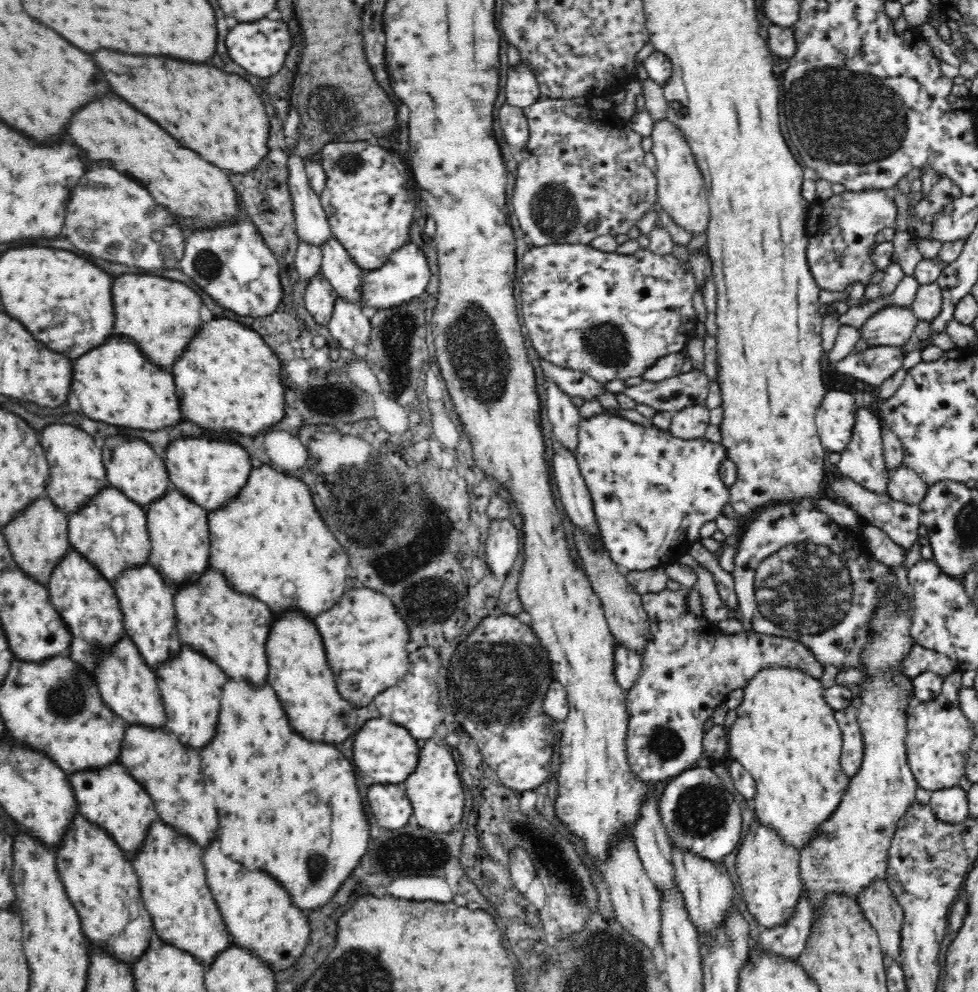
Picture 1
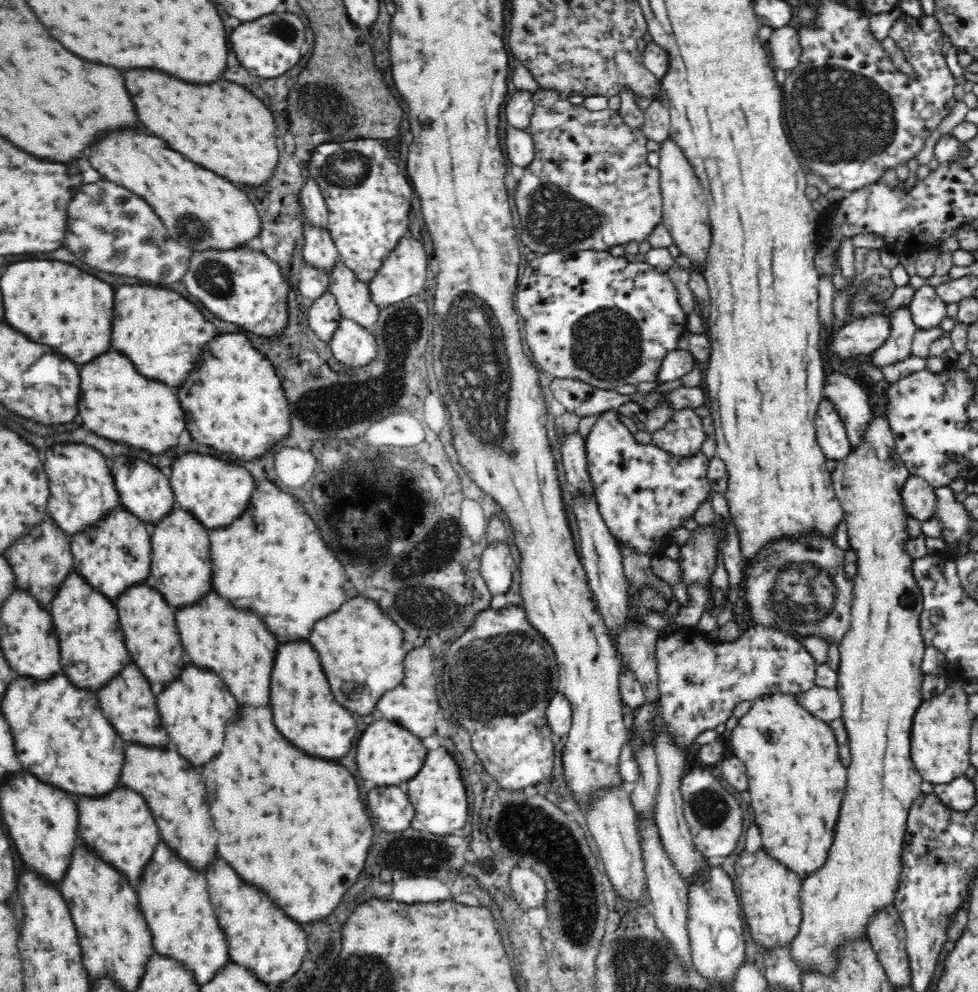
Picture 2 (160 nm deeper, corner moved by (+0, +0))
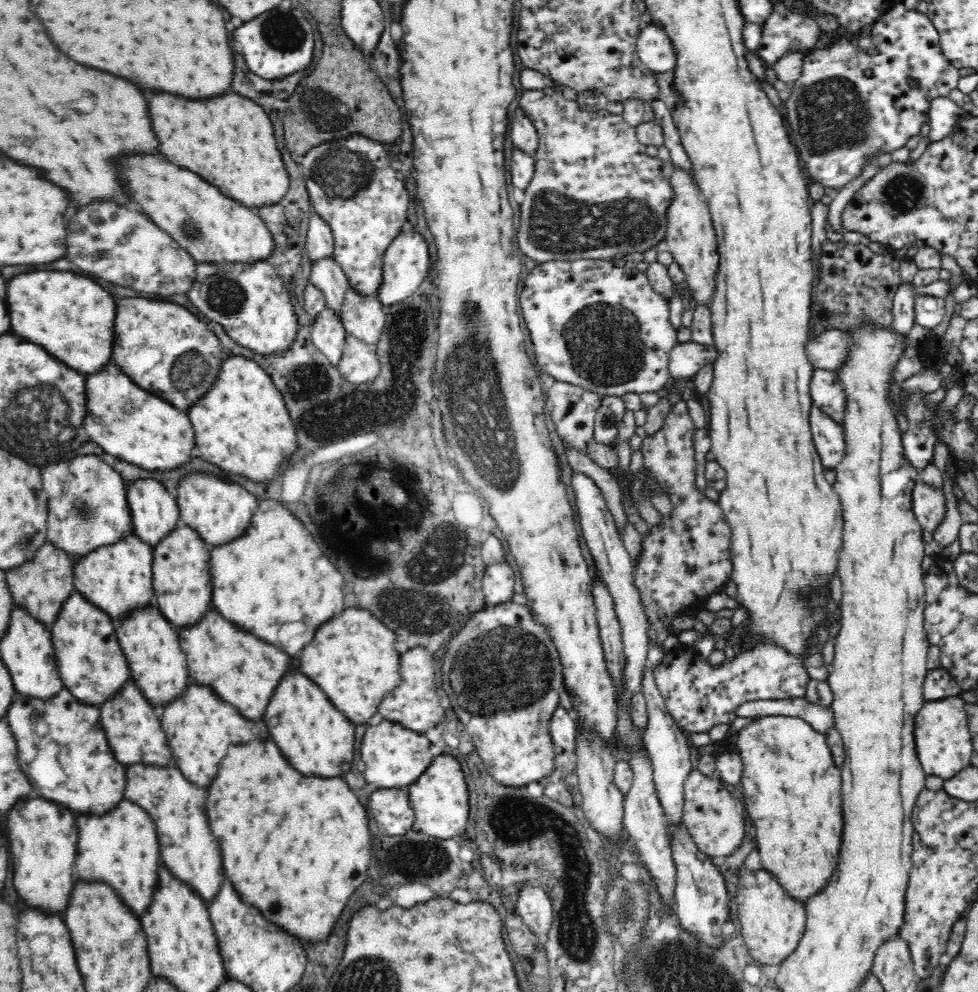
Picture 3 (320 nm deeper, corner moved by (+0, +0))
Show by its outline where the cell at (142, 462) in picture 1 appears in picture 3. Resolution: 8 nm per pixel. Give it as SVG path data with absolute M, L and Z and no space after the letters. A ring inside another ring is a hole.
M141 479L128 483L127 501L131 510L133 528L136 537L153 548L180 526L179 506L160 482L155 479Z

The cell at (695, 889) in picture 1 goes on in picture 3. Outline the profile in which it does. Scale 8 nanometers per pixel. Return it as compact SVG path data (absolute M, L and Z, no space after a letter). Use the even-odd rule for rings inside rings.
M653 669L643 671L643 679L639 690L647 702L648 722L643 730L643 744L653 764L653 779L655 787L664 809L667 823L676 825L683 820L682 802L683 786L686 778L692 772L692 758L690 757L690 743L686 741L686 736L682 734L676 721L669 713L664 699L660 696L660 691L654 682Z

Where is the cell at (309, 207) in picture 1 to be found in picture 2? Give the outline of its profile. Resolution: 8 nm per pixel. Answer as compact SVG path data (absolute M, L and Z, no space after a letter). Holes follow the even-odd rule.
M305 225L304 238L305 262L329 275L334 270L336 263L340 261L338 249L332 241L329 230Z

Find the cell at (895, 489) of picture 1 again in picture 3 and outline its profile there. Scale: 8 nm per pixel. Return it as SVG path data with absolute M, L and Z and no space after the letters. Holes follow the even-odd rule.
M917 480L912 491L912 508L924 531L935 535L946 516L946 495L936 488Z

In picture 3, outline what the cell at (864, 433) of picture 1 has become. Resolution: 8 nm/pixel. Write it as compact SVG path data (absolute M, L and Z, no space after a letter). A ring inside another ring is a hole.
M816 369L812 374L808 394L813 406L816 406L830 418L842 423L847 406L847 397L834 372Z

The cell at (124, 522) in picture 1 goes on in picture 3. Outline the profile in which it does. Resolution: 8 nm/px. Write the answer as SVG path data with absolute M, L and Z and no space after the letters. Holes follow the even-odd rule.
M132 533L116 544L94 549L75 561L73 584L75 591L78 591L86 601L104 611L112 622L116 623L136 609L154 605L152 567L152 547Z

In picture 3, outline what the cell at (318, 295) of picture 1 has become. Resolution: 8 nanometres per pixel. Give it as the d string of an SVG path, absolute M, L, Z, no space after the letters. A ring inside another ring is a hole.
M328 308L317 316L312 325L313 344L335 368L338 368L344 356L347 336L342 321L334 317L334 313Z

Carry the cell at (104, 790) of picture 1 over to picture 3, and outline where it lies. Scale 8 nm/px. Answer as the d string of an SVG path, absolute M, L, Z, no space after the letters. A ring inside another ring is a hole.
M122 800L120 806L106 816L78 816L78 852L76 852L76 880L82 882L106 882L111 889L116 890L116 895L124 905L132 910L132 915L142 916L148 906L152 904L154 888L158 882L158 868L160 868L160 852L158 852L158 838L156 838L156 828L152 818L136 804Z

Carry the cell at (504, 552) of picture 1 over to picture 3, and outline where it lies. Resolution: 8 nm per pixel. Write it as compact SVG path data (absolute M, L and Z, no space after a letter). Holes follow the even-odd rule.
M505 560L486 567L481 588L488 606L496 606L513 600L514 594L514 571Z

